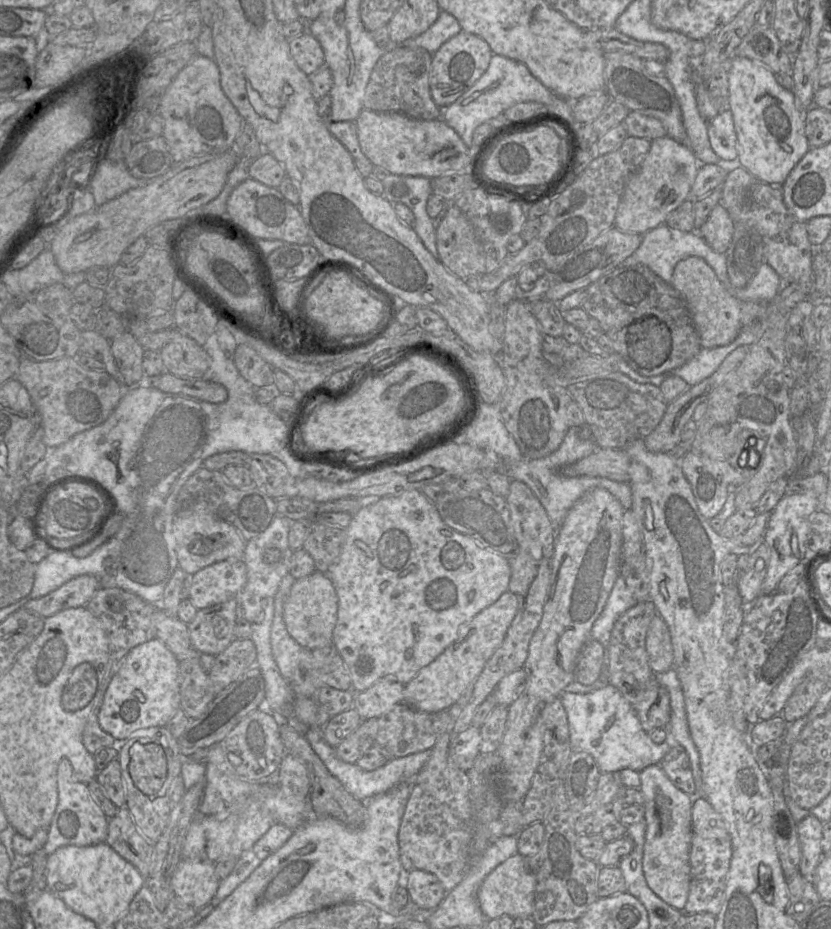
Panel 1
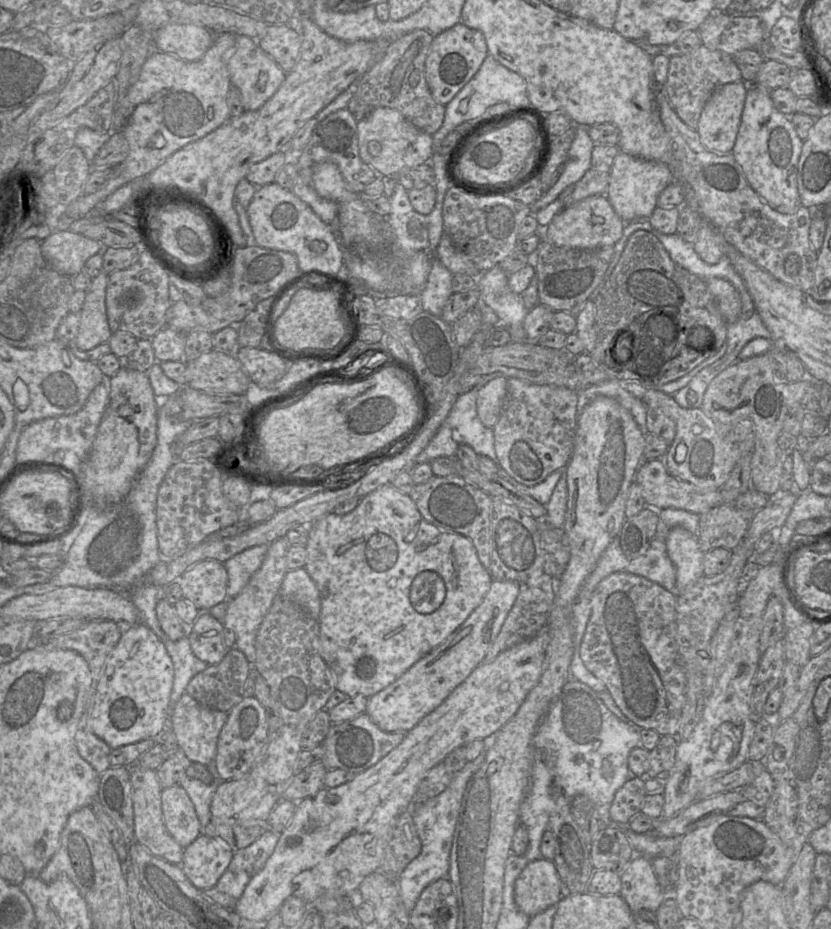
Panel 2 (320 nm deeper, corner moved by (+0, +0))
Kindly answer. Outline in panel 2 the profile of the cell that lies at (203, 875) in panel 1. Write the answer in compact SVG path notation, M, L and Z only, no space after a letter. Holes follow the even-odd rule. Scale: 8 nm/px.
M201 834L184 848L181 867L199 890L215 887L231 863L234 852L220 837Z

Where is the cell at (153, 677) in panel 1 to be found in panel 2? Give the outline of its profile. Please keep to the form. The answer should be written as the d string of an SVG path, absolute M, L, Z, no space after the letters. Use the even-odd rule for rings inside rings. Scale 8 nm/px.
M144 623L125 626L95 686L89 729L112 749L158 738L165 729L173 682L173 662L159 637Z

